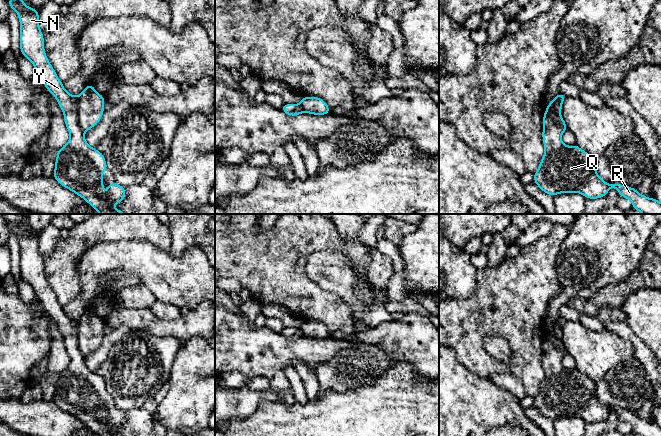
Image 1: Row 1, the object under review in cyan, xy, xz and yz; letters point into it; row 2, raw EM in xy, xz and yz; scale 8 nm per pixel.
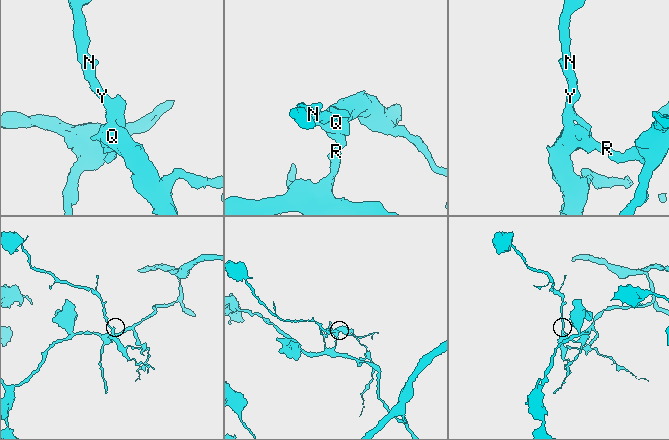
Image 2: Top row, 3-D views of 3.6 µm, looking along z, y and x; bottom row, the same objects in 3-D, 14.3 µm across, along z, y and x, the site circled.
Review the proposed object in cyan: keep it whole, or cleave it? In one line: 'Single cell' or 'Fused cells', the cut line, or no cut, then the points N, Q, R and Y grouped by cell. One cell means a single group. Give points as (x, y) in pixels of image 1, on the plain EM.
Fused cells. Split along xy (77, 321), (77, 345), (84, 357). Groups: N Q Y / R

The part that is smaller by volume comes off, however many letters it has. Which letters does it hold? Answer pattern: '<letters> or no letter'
N, Q, Y

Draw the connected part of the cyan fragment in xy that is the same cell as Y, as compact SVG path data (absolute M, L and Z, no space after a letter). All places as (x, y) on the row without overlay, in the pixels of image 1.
M8 222L20 245L20 274L35 291L47 314L56 322L70 357L69 365L59 374L53 401L63 411L83 422L98 436L122 436L112 431L125 423L126 412L109 408L103 422L103 395L108 394L105 381L88 369L78 346L78 321L68 317L50 288L44 273L44 260L39 251L39 235L24 228L23 222Z

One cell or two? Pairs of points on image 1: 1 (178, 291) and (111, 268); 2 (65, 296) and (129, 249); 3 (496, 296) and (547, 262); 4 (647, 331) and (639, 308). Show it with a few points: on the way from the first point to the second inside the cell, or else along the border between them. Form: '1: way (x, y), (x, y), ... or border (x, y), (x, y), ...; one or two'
1: way (161, 274), (152, 265), (128, 265); one
2: border (79, 262), (77, 267), (80, 293), (67, 304); two
3: way (509, 296), (534, 273); one
4: way (647, 325), (647, 316), (645, 314); one

